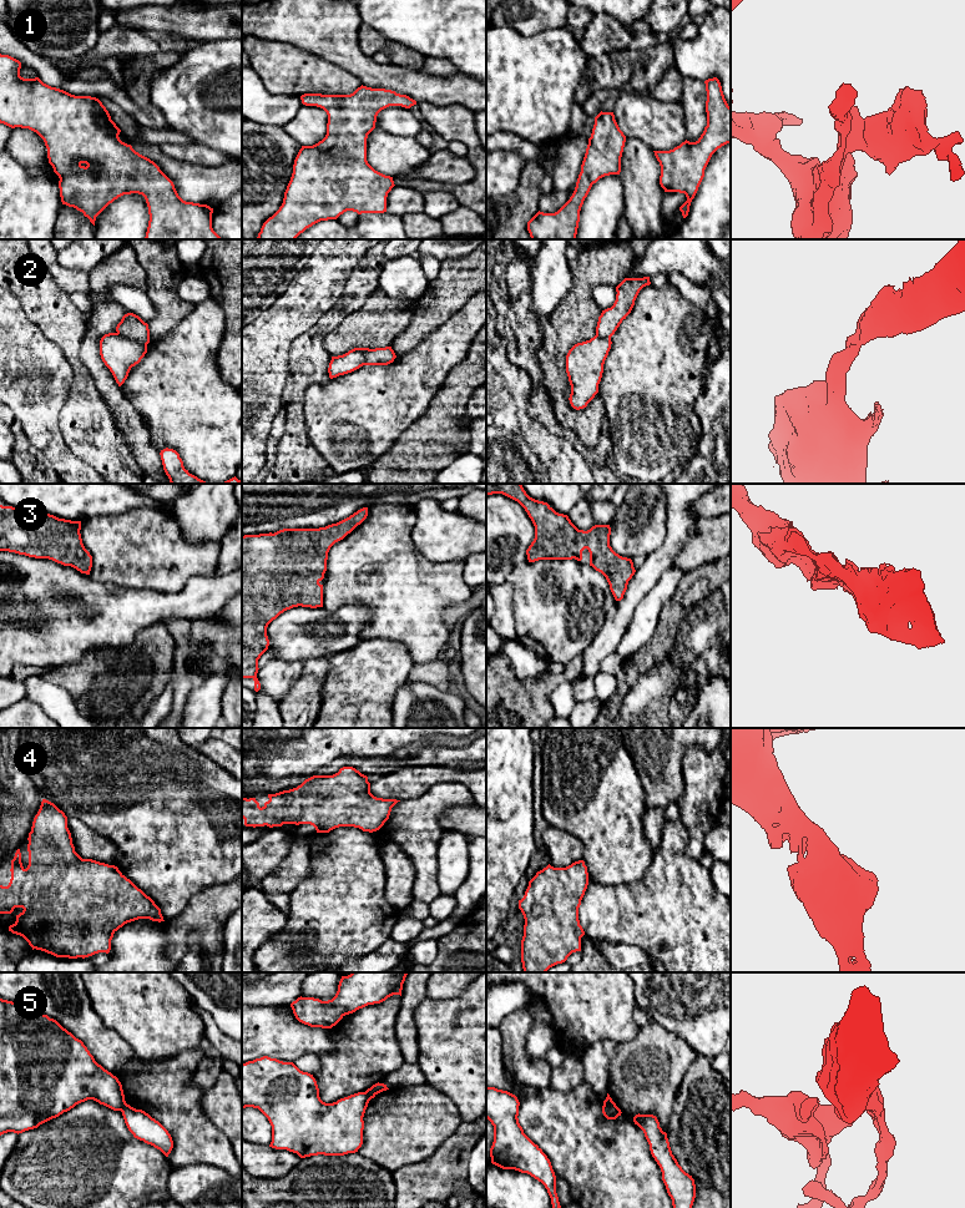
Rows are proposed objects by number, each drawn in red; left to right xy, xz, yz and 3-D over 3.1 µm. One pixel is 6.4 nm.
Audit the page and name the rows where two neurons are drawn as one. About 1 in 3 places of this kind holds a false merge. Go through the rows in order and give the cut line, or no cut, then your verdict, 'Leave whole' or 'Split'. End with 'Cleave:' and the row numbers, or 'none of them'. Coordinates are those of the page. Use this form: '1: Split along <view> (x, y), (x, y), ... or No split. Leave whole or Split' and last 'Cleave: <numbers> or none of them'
1: No split. Leave whole
2: Split along xy (117, 332), (146, 345). Split
3: No split. Leave whole
4: No split. Leave whole
5: Split along yz (604, 1102), (620, 1115). Split
Cleave: 2, 5

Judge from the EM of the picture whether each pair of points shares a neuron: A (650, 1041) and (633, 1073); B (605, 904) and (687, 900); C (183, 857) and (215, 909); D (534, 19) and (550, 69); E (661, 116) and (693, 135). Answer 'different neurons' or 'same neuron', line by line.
A: same neuron
B: same neuron
C: different neurons
D: different neurons
E: different neurons

